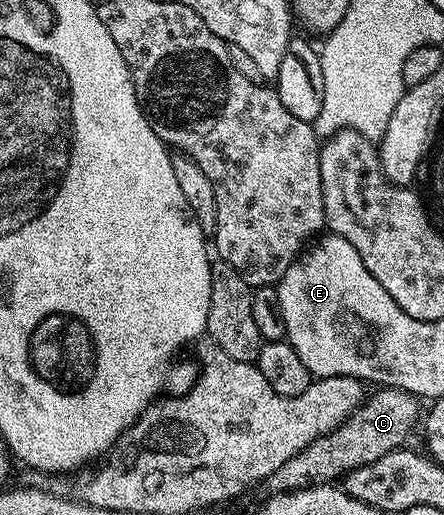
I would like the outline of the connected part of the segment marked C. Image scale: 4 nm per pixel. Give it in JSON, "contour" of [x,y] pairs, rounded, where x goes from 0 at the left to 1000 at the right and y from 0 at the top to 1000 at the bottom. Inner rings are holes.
{"contour":[[[858,750],[847,759],[842,769],[838,763],[824,775],[797,808],[782,812],[782,819],[745,835],[745,843],[700,858],[700,866],[691,866],[664,889],[637,897],[637,905],[628,905],[628,913],[606,924],[604,953],[615,959],[662,955],[669,948],[755,936],[804,907],[827,905],[829,899],[863,889],[874,878],[905,868],[937,819],[941,825],[948,808],[941,775],[905,753]]]}

